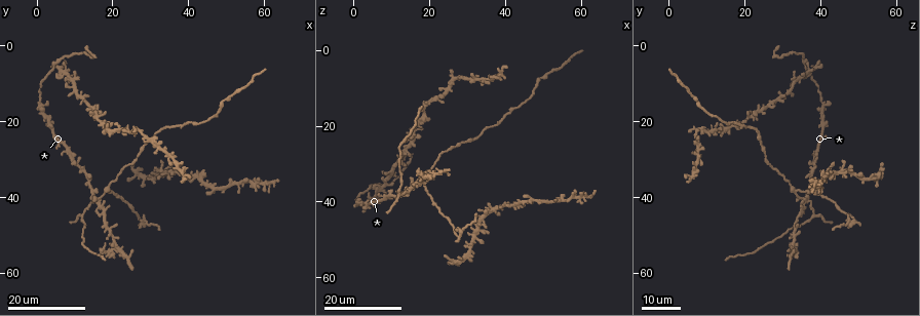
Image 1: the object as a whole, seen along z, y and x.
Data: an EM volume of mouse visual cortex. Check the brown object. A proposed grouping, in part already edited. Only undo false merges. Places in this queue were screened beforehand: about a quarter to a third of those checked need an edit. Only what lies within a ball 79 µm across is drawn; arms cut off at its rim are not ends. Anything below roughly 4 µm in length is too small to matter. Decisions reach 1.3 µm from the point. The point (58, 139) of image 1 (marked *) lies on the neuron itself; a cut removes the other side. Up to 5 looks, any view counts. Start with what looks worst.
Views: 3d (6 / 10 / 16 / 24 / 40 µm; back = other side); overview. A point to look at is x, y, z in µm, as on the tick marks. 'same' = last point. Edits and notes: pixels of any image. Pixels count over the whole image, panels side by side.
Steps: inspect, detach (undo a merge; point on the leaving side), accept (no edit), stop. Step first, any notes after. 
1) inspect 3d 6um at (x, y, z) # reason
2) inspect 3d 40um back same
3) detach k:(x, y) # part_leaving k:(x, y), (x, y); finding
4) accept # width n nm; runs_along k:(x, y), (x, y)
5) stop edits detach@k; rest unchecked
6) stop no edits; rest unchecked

inspect 3d 24um at (15.0, 40.5, 37.5)

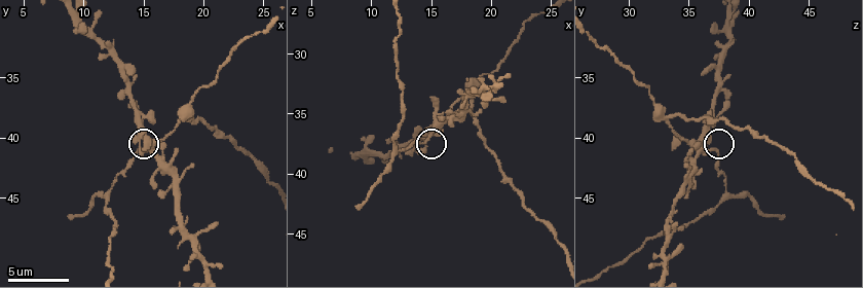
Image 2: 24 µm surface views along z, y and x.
inspect 3d 6um at (15.0, 40.8, 36.8)

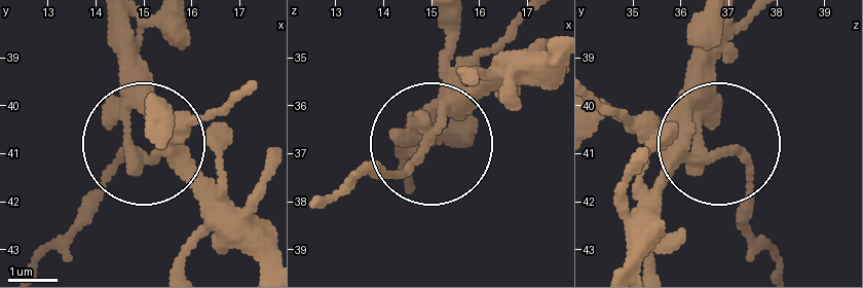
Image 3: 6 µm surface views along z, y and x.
inspect 3d 6um back at (14.85, 40.95, 36.85) # from behind

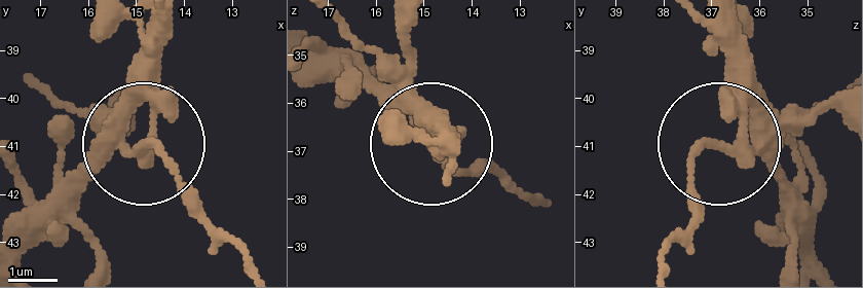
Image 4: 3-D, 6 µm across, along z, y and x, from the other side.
accept # side_arm 36 um; runs_along 4:(724, 22), (737, 119), (691, 169), (687, 218), (667, 251); one neuron here

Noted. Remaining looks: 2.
inspect 3d 10um at (11.8, 44.8, 38.2) # three arms meet

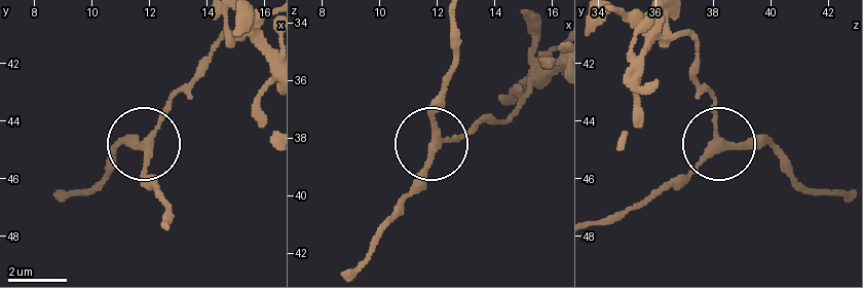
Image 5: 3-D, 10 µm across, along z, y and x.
inspect 3d 6um at (11.8, 44.9, 38.3) # closer look

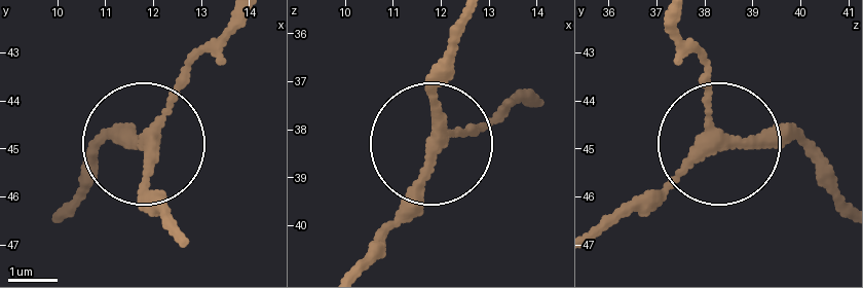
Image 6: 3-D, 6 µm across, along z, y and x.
accept # side_arm 6 um; runs_along 6:(680, 28), (717, 135), (812, 139); all the same neuron

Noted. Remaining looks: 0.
stop no edits; rest unchecked

